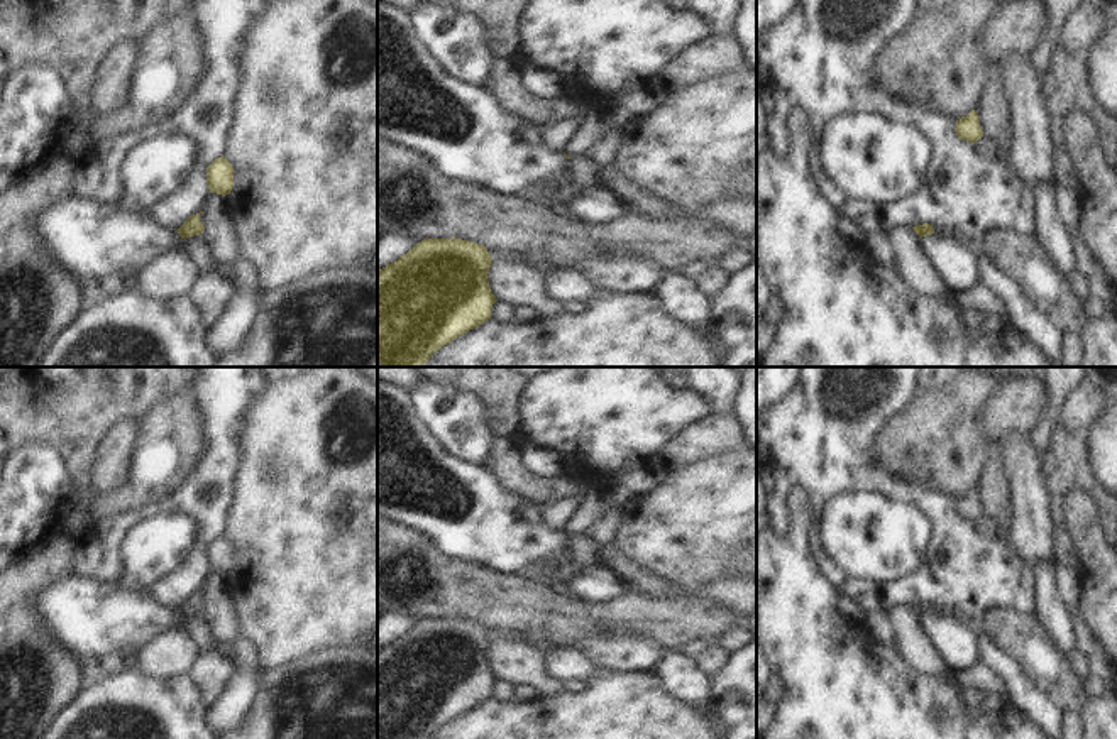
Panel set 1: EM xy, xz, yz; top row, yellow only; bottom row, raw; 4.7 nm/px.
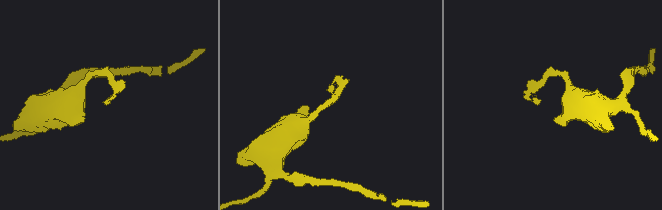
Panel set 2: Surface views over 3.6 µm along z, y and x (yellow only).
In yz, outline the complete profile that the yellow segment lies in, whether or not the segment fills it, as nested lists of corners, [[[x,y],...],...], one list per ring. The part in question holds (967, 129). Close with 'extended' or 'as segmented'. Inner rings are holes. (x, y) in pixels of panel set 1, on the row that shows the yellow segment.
[[[971,110],[966,117],[956,120],[955,129],[958,139],[975,144],[978,139],[983,137],[980,129],[980,120],[975,110]]]; as segmented

